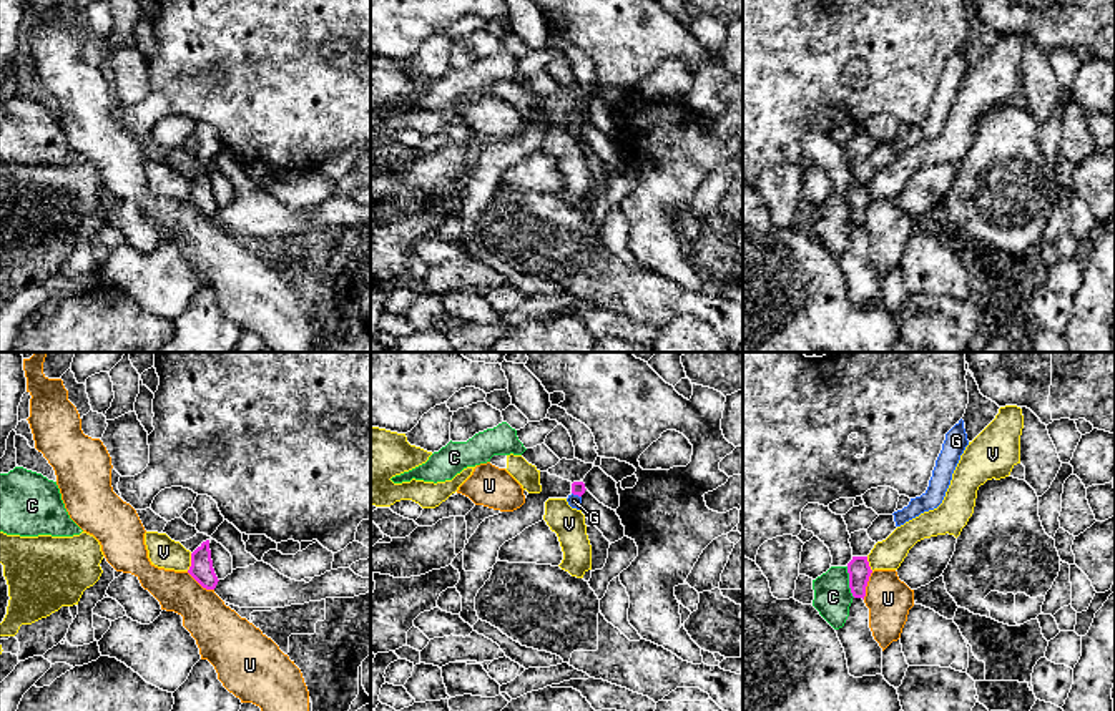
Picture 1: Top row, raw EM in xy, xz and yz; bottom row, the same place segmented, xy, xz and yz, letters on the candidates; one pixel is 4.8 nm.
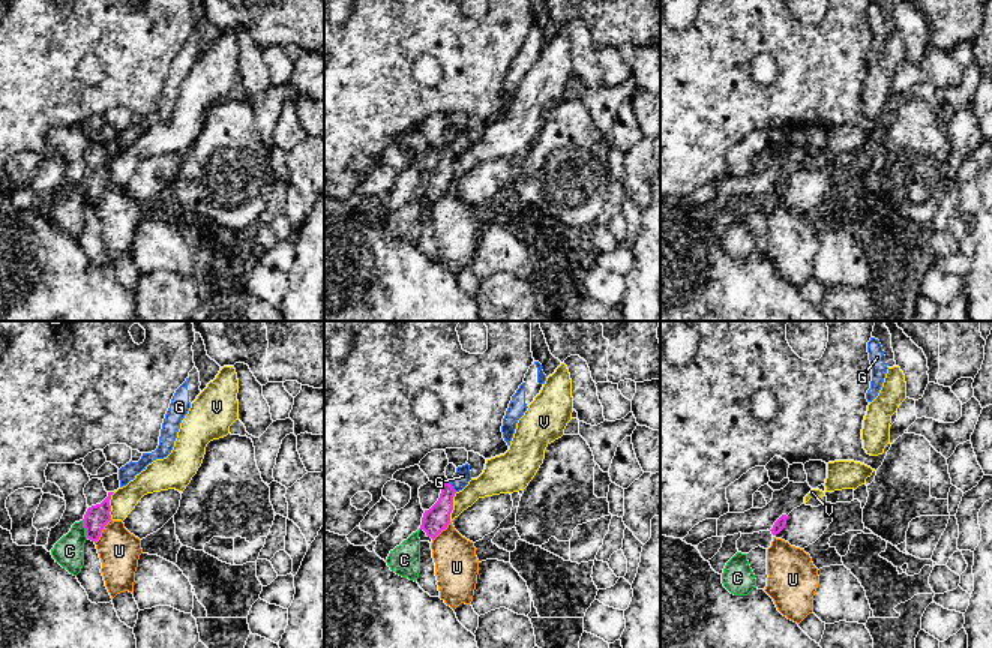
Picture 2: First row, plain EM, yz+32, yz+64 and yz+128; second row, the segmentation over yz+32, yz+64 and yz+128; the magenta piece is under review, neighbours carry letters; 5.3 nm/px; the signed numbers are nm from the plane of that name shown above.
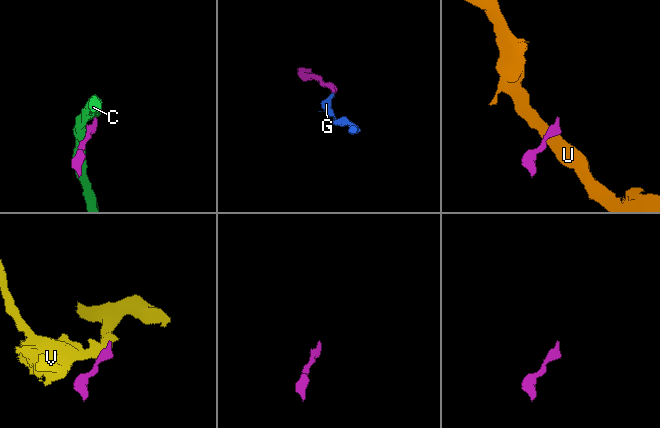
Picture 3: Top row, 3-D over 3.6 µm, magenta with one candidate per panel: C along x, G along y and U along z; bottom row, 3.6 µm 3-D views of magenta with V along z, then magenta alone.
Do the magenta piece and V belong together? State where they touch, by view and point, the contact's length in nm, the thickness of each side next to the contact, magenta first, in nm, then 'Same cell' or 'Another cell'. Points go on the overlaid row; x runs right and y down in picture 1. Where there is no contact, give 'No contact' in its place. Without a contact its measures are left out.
Touches magenta at xy (191, 562). Shared border 90 nm. Thickness 110 nm (magenta) against 150 nm. Another cell

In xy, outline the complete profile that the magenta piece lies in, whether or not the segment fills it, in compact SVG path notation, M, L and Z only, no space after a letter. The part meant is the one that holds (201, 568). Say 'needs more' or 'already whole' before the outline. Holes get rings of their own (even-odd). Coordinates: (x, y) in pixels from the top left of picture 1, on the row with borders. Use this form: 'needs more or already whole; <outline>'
already whole; M209 540L203 542L191 553L191 566L188 573L206 590L214 590L218 585L218 576L213 568Z

